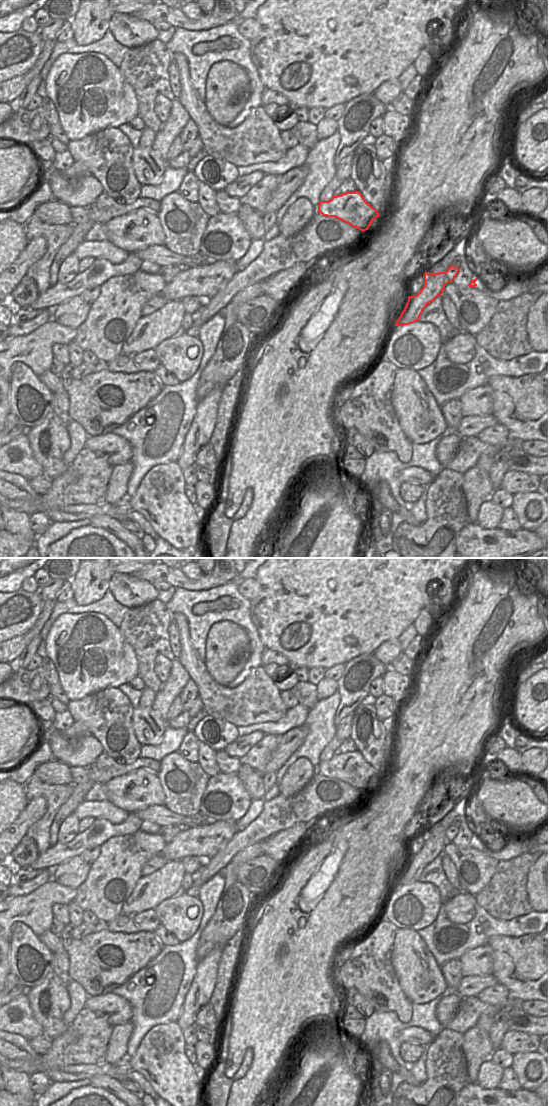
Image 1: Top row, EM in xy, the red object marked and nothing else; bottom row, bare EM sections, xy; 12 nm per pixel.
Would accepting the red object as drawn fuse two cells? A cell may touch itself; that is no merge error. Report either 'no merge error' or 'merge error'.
merge error

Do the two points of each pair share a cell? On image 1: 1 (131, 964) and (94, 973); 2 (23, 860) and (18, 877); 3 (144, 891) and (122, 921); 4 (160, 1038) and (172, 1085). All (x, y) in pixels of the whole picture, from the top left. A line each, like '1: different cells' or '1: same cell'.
1: same cell
2: different cells
3: different cells
4: same cell

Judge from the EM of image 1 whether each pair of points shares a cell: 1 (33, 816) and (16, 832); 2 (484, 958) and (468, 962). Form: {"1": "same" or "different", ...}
{"1": "same", "2": "same"}

